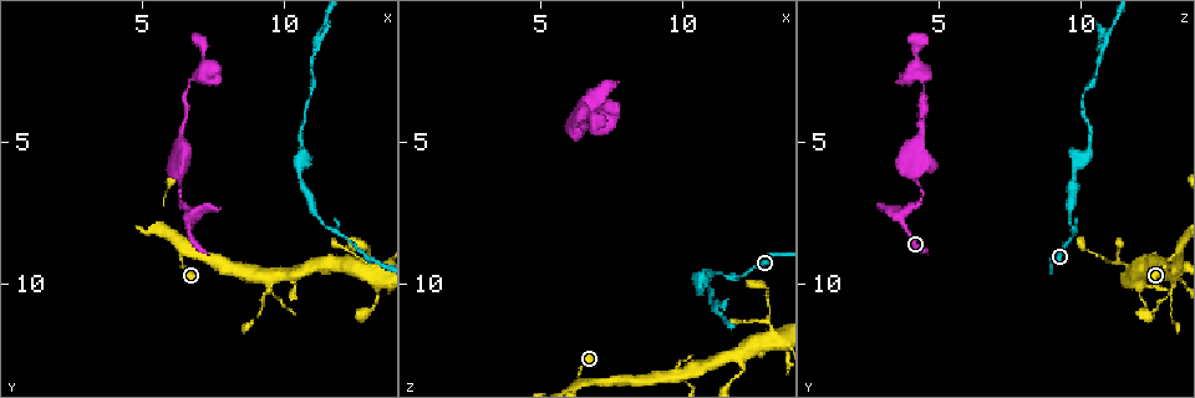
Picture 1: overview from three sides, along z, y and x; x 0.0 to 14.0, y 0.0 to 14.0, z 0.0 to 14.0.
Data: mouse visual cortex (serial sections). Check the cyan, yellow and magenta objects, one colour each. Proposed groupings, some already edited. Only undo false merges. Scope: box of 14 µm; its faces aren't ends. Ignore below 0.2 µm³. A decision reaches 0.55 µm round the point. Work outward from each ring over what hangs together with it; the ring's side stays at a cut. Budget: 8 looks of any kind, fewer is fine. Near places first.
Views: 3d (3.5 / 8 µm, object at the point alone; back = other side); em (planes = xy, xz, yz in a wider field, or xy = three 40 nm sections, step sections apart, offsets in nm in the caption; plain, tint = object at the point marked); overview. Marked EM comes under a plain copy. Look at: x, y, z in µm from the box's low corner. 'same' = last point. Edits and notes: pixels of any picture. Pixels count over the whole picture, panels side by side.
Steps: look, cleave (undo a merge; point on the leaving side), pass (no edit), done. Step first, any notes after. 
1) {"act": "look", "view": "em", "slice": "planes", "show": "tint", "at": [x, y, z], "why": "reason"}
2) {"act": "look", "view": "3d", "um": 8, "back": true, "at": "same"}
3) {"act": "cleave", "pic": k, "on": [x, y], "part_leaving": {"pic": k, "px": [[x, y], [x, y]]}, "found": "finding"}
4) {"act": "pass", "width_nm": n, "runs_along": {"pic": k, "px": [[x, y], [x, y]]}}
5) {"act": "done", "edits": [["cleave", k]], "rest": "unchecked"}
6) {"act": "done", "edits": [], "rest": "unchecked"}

{"act": "look", "view": "3d", "um": 8, "at": [6.5, 7.4, 3.9], "why": "calibre changes"}

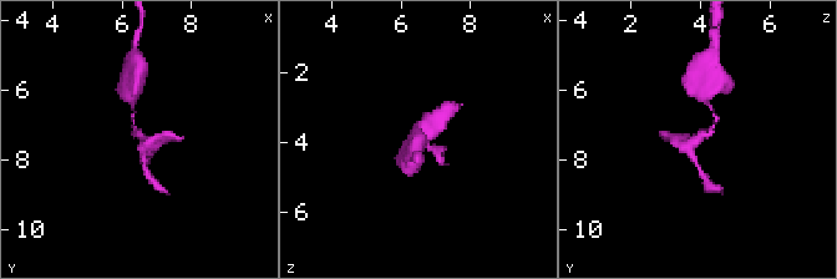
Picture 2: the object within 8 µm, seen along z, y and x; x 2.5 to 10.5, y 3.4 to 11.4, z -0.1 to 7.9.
{"act": "look", "view": "3d", "um": 3.5, "at": [6.5, 7.3, 4.0], "why": "closer look"}

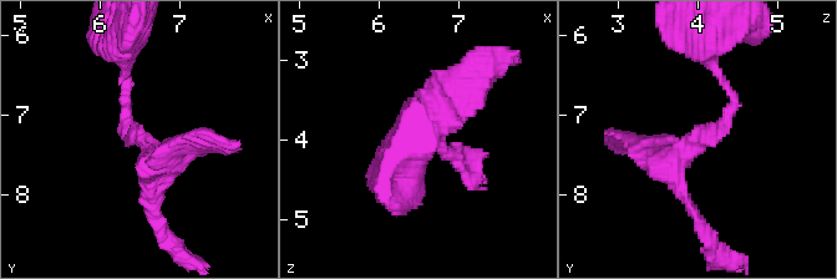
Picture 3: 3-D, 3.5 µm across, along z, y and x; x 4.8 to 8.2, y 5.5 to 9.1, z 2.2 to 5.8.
{"act": "look", "view": "em", "slice": "xy", "step": 3, "show": "tint", "at": [6.55, 7.30, 4.05], "why": "shape alone is not enough"}

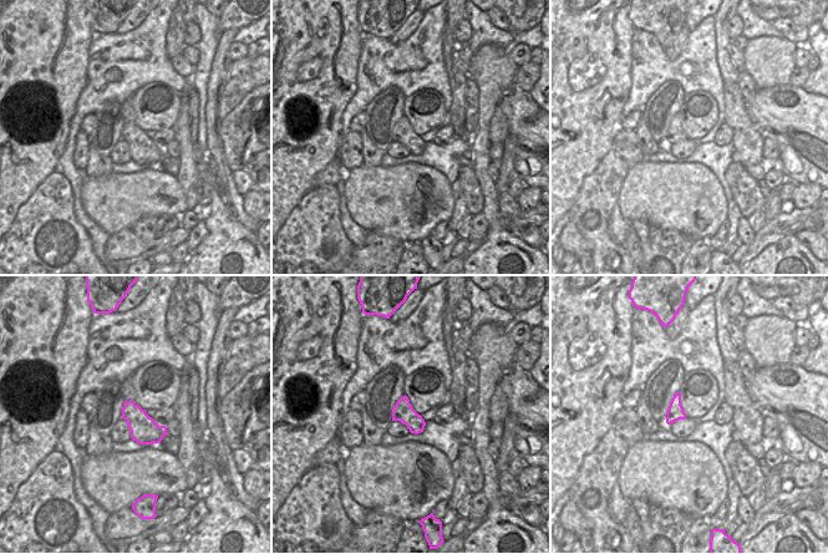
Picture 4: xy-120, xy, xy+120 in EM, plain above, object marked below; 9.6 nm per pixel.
{"act": "pass", "width_nm": 190, "runs_along": {"pic": 3, "px": [[689, 206], [673, 163], [728, 117], [724, 80]]}, "found": "one cell here"}

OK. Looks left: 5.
{"act": "look", "view": "3d", "um": 3.5, "at": [6.4, 4.9, 4.3], "why": "thick turns thin"}

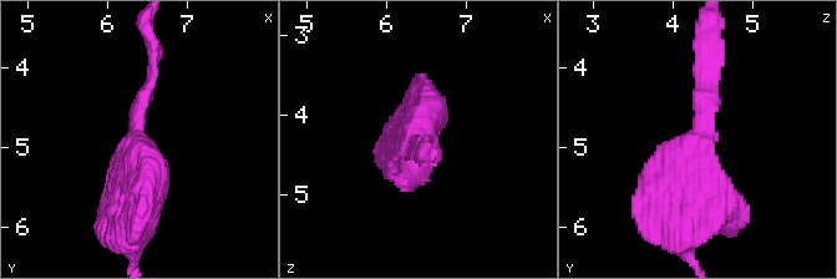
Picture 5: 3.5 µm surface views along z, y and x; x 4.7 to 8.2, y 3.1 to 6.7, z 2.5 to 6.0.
{"act": "look", "view": "em", "slice": "xy", "step": 5, "show": "tint", "at": [6.40, 4.85, 4.35], "arm_widths_nm": [200, 500], "why": "need the tissue"}

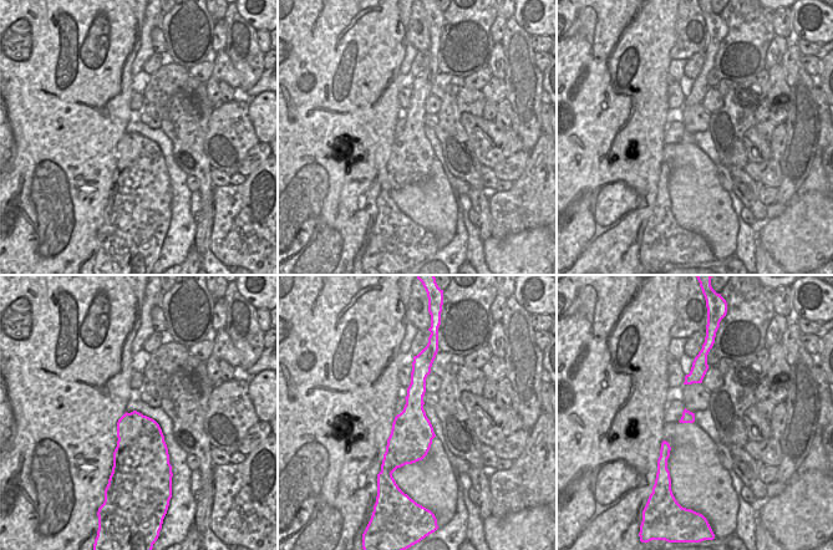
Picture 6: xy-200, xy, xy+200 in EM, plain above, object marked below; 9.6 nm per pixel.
{"act": "pass", "runs_along": {"pic": 6, "px": [[425, 361], [411, 438], [397, 464]]}, "found": "all the same cell"}

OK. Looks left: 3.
{"act": "look", "view": "3d", "um": 8, "at": [7.0, 2.6, 4.5], "why": "sharp bend"}

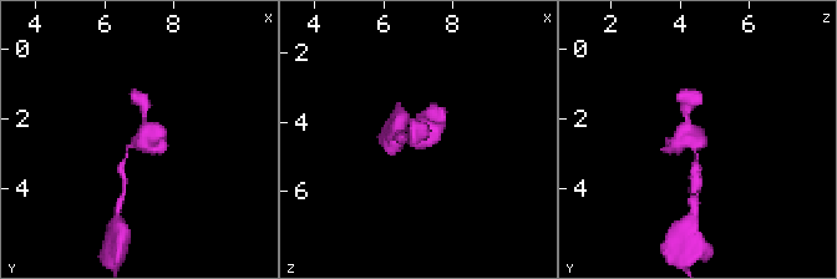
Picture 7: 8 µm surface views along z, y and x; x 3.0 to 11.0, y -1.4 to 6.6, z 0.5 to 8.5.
{"act": "look", "view": "3d", "um": 3.5, "at": [7.0, 2.6, 4.5]}

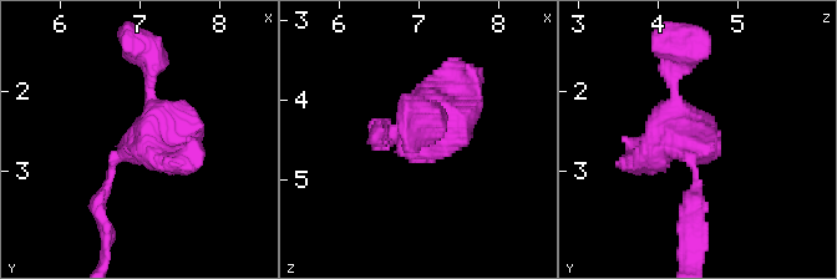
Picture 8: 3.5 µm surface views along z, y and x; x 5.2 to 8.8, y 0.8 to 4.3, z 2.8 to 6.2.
{"act": "look", "view": "em", "slice": "xy", "step": 5, "show": "tint", "at": "same", "why": "shape alone is not enough"}

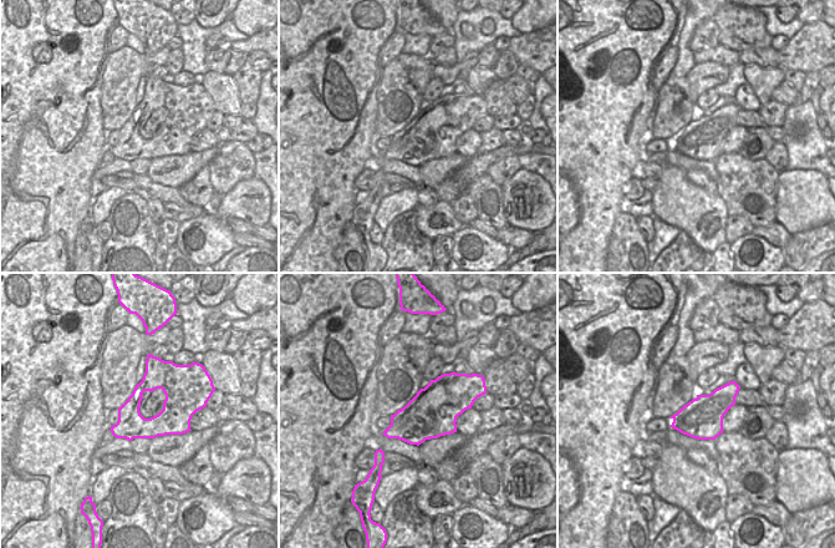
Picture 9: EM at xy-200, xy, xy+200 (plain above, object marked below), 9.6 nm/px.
{"act": "pass", "runs_along": {"pic": 8, "px": [[100, 206], [111, 163], [161, 125], [150, 79]]}, "found": "continuous, no second cell"}

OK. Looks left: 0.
{"act": "done", "edits": [], "rest": "unchecked"}

